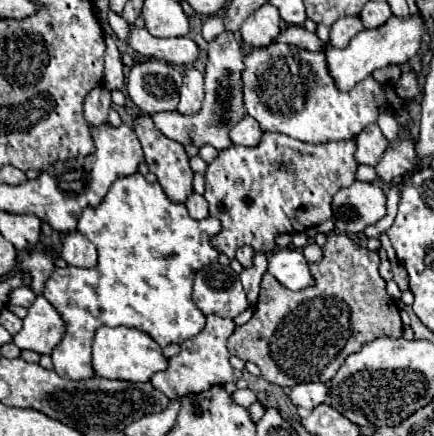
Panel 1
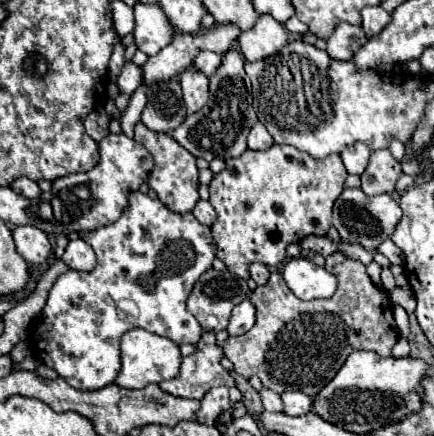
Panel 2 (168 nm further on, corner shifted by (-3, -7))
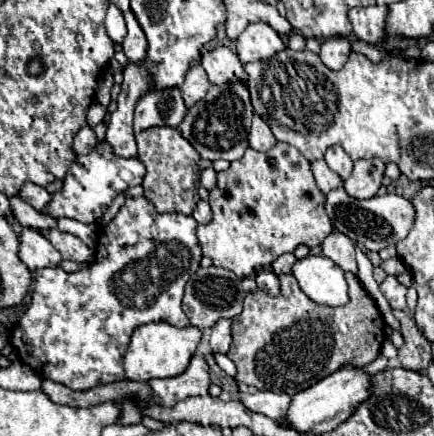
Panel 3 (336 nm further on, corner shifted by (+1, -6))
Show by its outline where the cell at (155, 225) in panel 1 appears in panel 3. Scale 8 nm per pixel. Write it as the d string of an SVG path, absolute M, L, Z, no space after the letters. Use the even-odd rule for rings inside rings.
M143 196L125 200L119 214L101 230L95 260L87 270L65 272L61 268L43 268L33 274L37 280L37 290L33 288L31 294L33 304L19 318L17 332L13 330L9 338L19 360L31 366L43 380L65 384L71 390L89 390L99 384L125 380L123 356L135 328L149 322L169 322L179 328L189 326L189 318L181 310L181 298L187 280L197 272L201 262L195 228L197 222L193 216L159 214Z

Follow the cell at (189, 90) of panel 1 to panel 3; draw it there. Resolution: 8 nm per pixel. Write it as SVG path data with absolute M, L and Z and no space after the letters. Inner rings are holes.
M193 64L185 76L185 82L181 86L181 94L183 100L187 104L187 108L191 108L195 102L203 100L207 90L209 90L209 80L207 80L207 72L203 70L201 64Z

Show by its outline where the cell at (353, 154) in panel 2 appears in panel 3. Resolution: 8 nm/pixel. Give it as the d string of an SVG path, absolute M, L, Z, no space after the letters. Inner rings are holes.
M331 146L331 150L327 150L325 154L325 162L329 164L329 168L333 172L337 172L343 180L349 178L351 170L353 170L353 162L349 158L349 154L341 148L341 146Z

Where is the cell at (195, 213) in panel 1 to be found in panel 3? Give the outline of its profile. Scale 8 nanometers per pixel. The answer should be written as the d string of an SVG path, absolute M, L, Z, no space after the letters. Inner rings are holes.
M199 200L195 212L193 212L193 218L197 220L197 224L209 224L211 218L213 218L213 212L211 212L211 206L203 200Z

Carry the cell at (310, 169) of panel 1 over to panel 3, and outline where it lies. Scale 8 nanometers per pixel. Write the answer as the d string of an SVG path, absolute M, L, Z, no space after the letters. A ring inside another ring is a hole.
M277 142L269 152L247 148L241 160L231 162L229 170L219 172L217 188L209 192L209 204L213 210L213 220L207 226L197 226L195 230L203 256L209 256L215 266L231 270L239 278L259 274L263 266L269 266L275 258L293 252L301 244L309 248L319 246L325 236L333 232L331 220L325 212L325 194L317 188L307 158L285 142Z

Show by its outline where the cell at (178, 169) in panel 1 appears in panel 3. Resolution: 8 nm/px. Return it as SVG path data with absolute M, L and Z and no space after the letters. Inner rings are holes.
M153 126L135 136L137 142L137 158L145 166L145 178L141 182L143 196L155 206L159 214L163 212L179 212L191 214L199 202L199 152L179 134L177 128L171 126Z

